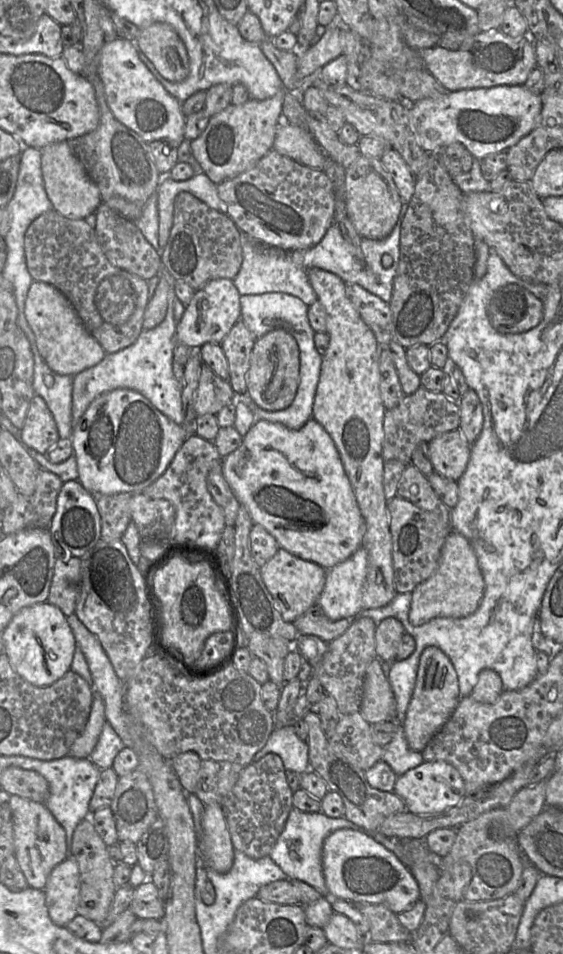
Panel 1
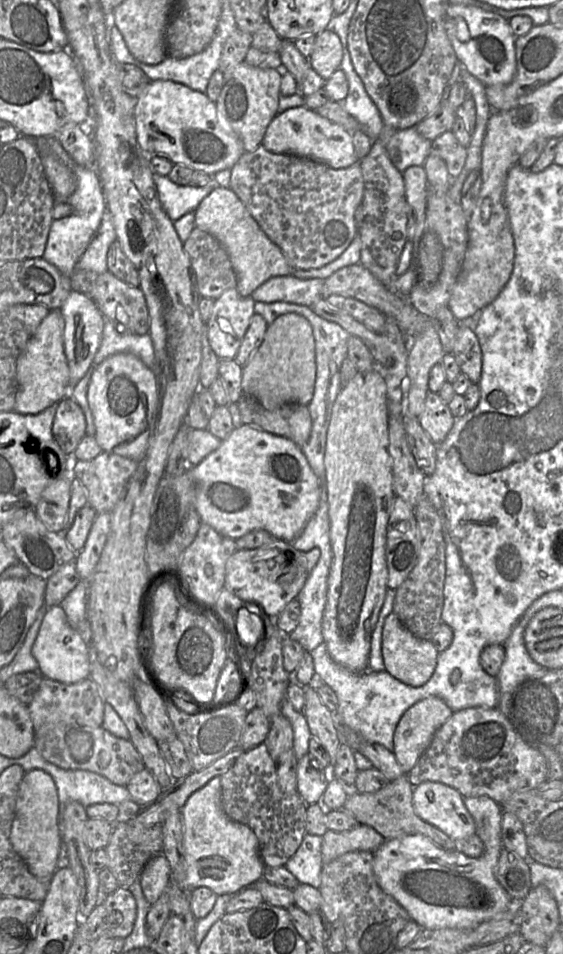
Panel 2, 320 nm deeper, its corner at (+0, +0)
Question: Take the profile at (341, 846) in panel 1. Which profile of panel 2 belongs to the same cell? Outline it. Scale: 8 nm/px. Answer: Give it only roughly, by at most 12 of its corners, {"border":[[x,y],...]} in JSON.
{"border":[[463,797],[478,858],[388,839],[373,872],[422,929],[471,930],[517,905],[495,877],[503,810]]}

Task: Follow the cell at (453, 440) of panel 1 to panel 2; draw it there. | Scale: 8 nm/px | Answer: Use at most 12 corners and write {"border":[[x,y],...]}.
{"border":[[429,391],[418,417],[440,444],[455,423],[449,407]]}

